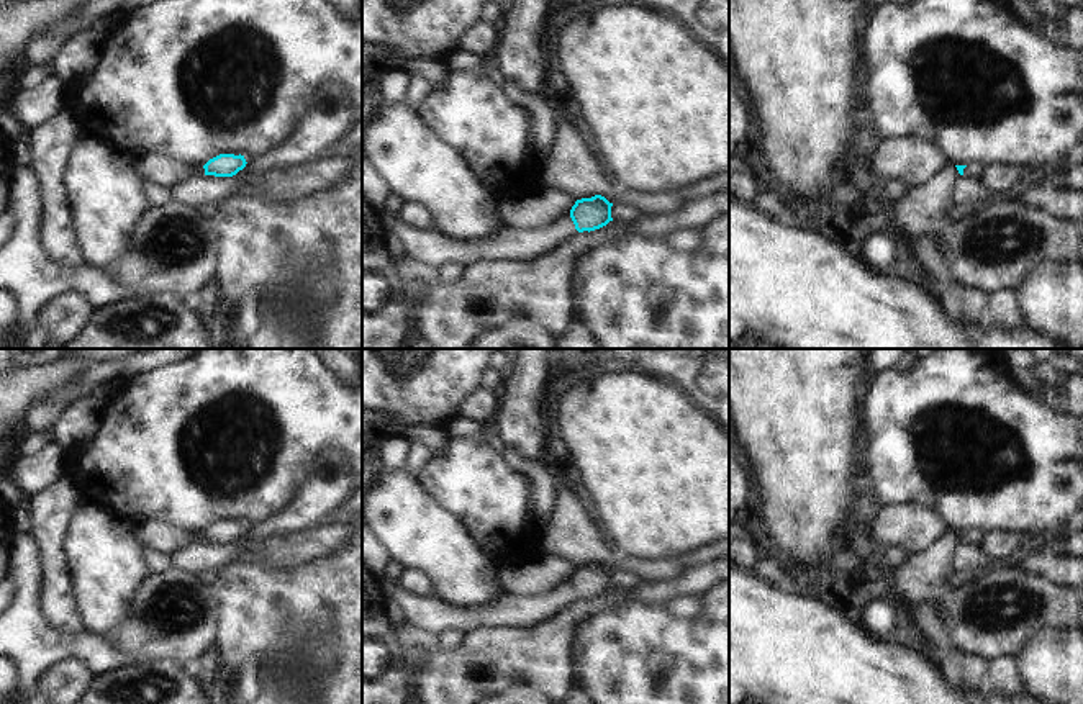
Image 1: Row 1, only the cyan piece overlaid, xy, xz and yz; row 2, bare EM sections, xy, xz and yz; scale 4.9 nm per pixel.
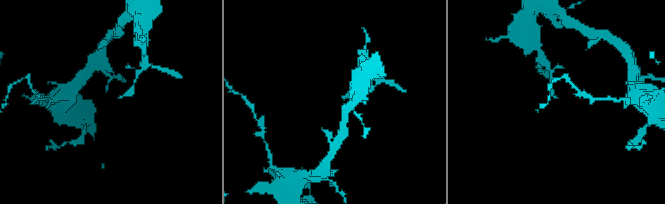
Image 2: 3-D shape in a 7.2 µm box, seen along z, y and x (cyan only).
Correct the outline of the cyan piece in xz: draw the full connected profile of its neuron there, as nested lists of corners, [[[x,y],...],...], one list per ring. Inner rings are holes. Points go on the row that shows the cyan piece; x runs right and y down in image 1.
[[[388,195],[385,210],[385,228],[396,237],[403,250],[415,260],[437,269],[444,264],[470,264],[506,260],[519,264],[534,257],[541,257],[547,250],[567,237],[595,231],[606,226],[611,218],[611,206],[605,196],[577,200],[570,213],[546,228],[528,231],[524,228],[510,228],[503,224],[498,231],[487,237],[474,241],[455,241],[437,234],[433,228],[418,229],[398,219],[398,210],[403,200],[398,195]]]

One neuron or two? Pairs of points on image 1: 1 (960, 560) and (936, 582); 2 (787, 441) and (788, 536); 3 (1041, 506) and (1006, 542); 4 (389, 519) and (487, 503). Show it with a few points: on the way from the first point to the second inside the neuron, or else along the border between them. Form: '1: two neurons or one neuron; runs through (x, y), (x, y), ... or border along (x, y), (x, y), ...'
1: two neurons; border along (960, 542), (954, 552), (954, 570)
2: one neuron; runs through (788, 464), (788, 513)
3: two neurons; border along (985, 534), (1013, 532), (1024, 541)
4: two neurons; border along (418, 483), (461, 521), (471, 539)

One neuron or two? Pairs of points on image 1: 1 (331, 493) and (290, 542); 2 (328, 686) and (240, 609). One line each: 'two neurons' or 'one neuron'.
1: two neurons
2: one neuron

